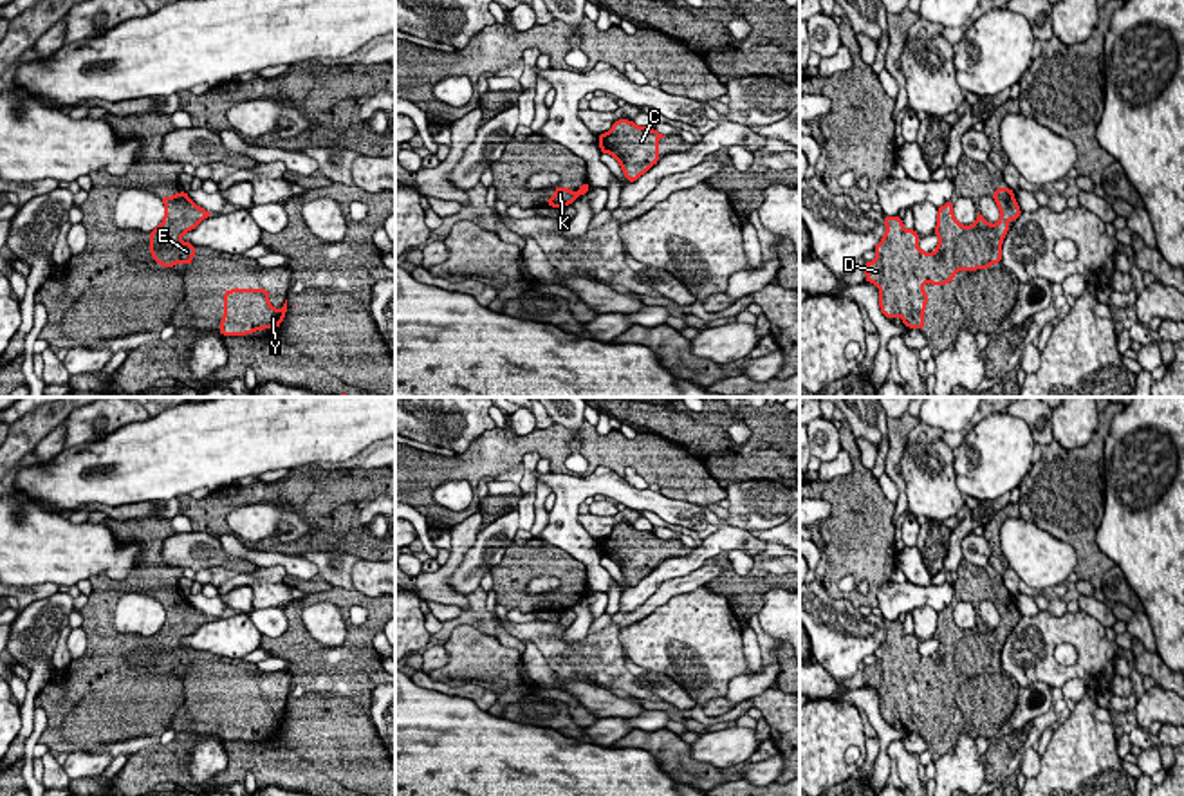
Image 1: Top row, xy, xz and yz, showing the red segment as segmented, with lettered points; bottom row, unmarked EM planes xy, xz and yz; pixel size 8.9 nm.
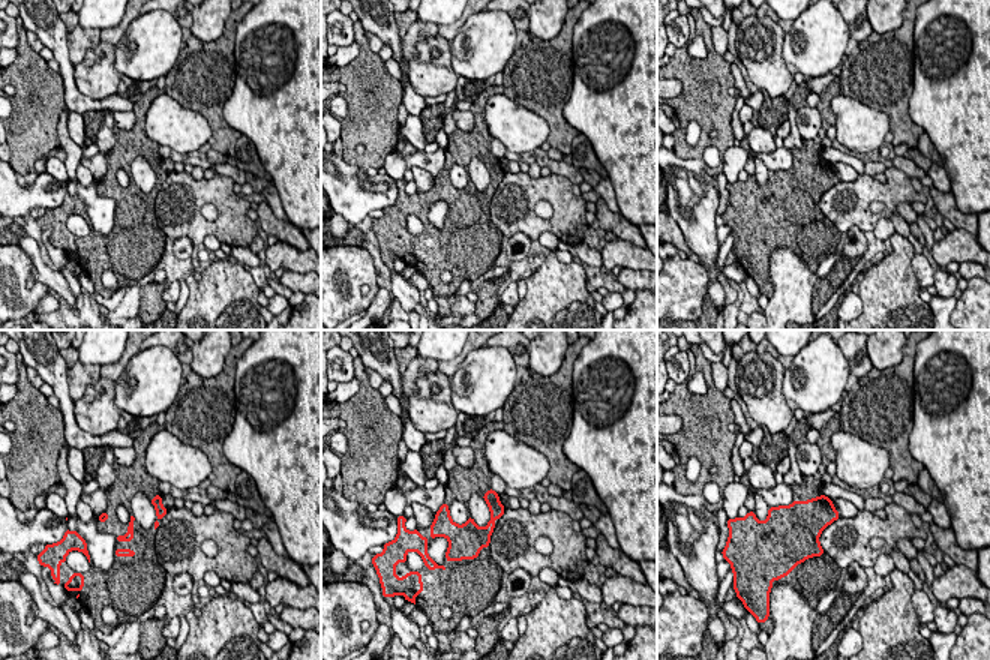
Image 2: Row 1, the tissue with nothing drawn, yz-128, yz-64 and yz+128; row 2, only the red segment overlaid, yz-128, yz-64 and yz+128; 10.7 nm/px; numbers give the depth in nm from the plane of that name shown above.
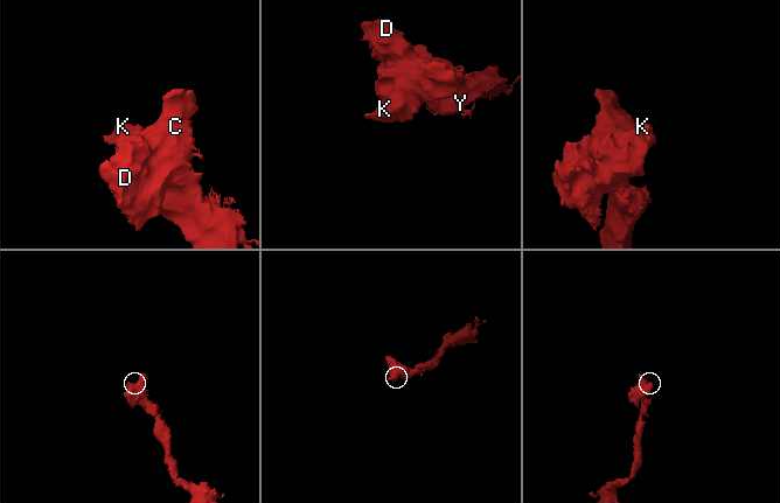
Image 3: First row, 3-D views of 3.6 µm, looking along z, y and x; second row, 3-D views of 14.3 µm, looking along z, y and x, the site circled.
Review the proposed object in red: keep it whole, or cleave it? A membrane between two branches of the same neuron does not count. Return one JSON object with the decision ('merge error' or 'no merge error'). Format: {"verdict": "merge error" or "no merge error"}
{"verdict": "no merge error"}

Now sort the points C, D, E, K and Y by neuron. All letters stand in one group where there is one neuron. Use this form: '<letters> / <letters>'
C D E K Y

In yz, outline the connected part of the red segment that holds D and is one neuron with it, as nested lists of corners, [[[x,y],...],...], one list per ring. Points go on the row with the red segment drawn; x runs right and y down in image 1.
[[[1011,188],[993,191],[993,200],[1000,209],[1000,220],[989,224],[978,211],[969,226],[957,222],[953,202],[937,209],[935,235],[937,249],[924,253],[919,249],[919,233],[906,231],[901,217],[886,217],[886,233],[875,245],[875,260],[865,262],[868,283],[879,289],[879,307],[884,318],[899,316],[908,329],[922,330],[928,292],[924,283],[948,285],[957,271],[989,269],[1002,262],[1002,244],[1009,231],[1009,220],[1022,215]]]

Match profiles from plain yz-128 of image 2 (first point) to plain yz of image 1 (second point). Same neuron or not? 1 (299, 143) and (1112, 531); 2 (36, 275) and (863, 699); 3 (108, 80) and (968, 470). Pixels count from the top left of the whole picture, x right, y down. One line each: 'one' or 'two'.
1: one
2: two
3: two

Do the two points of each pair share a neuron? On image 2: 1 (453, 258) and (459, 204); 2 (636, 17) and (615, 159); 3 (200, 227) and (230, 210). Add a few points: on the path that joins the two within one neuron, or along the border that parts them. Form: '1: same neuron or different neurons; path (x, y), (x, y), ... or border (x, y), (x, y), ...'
1: same neuron; path (459, 245), (459, 218)
2: same neuron; path (641, 53), (641, 123)
3: same neuron; path (207, 227), (215, 227), (224, 218)

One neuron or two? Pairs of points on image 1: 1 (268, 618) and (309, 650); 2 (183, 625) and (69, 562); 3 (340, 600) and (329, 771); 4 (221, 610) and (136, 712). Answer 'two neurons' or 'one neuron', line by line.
1: two neurons
2: two neurons
3: one neuron
4: two neurons

